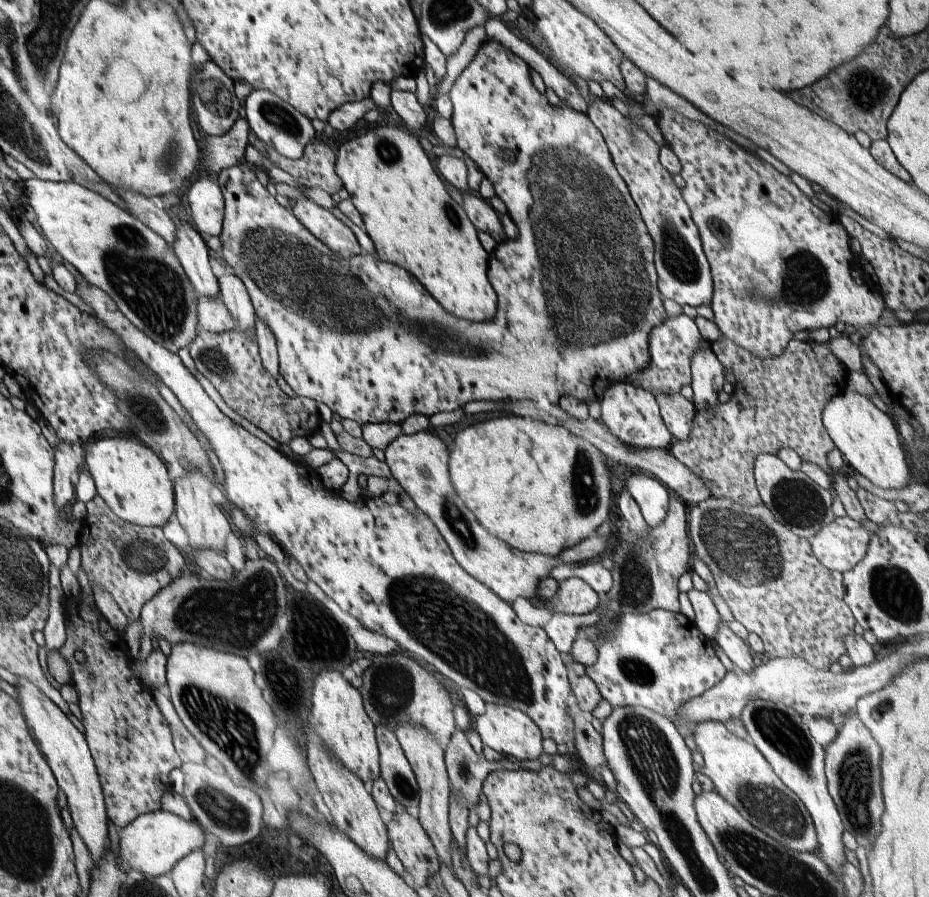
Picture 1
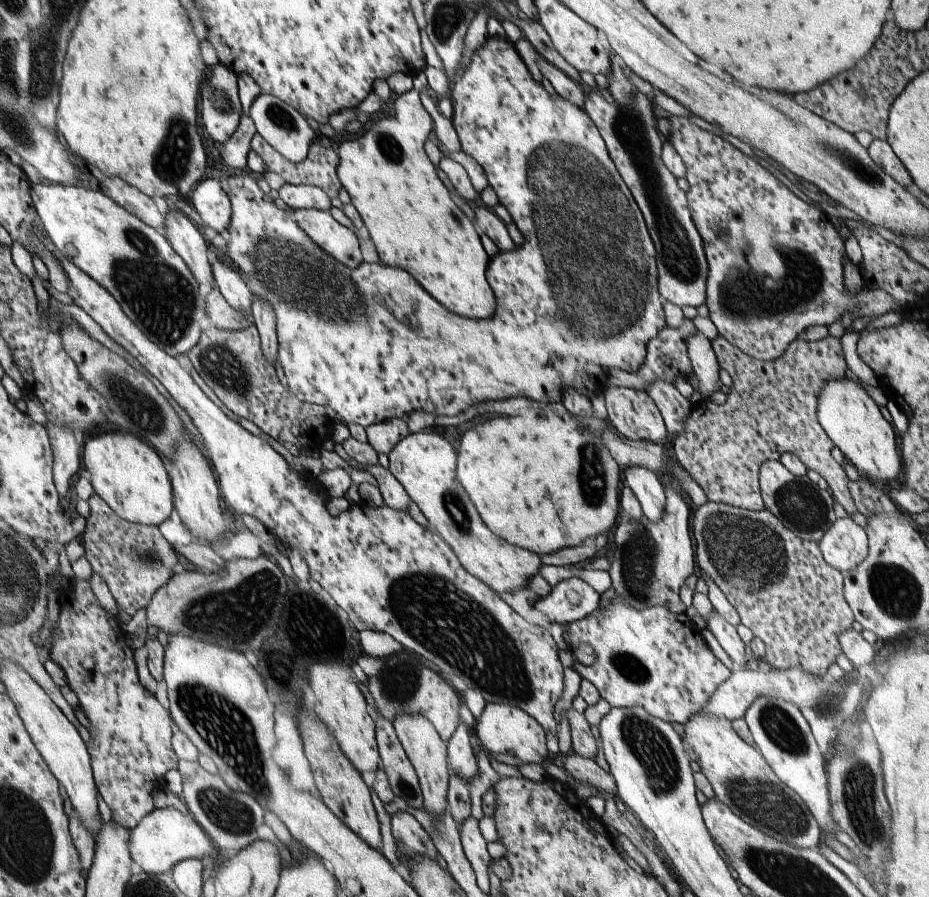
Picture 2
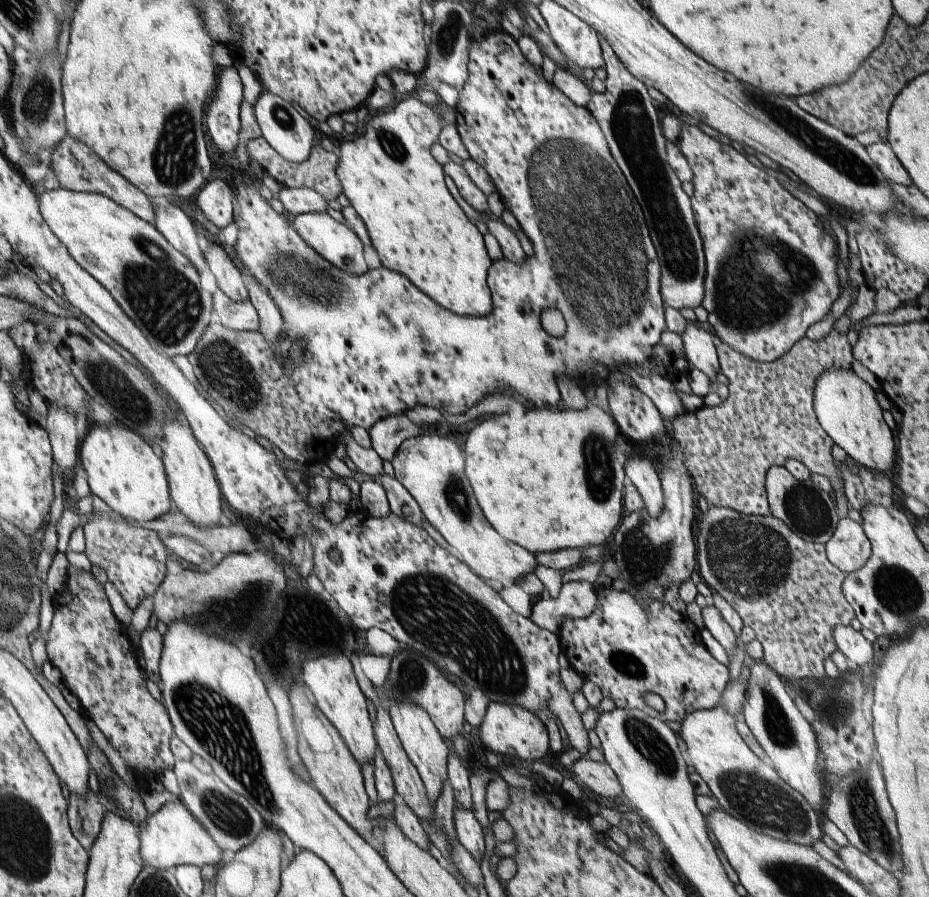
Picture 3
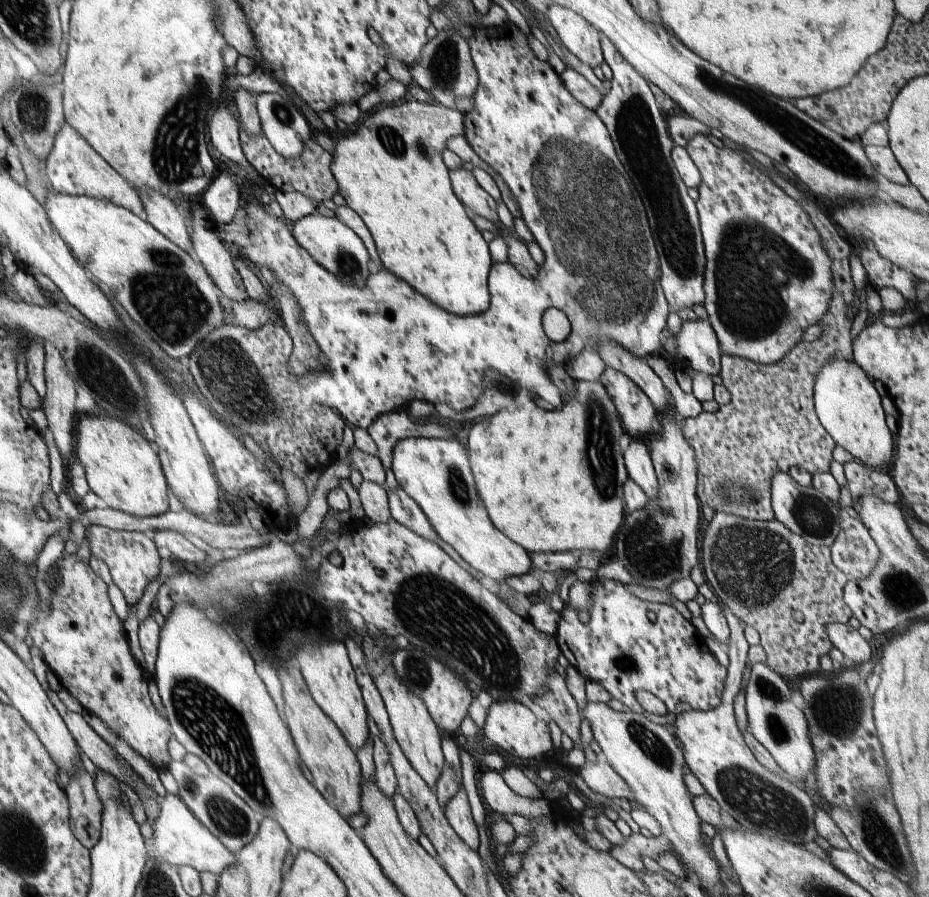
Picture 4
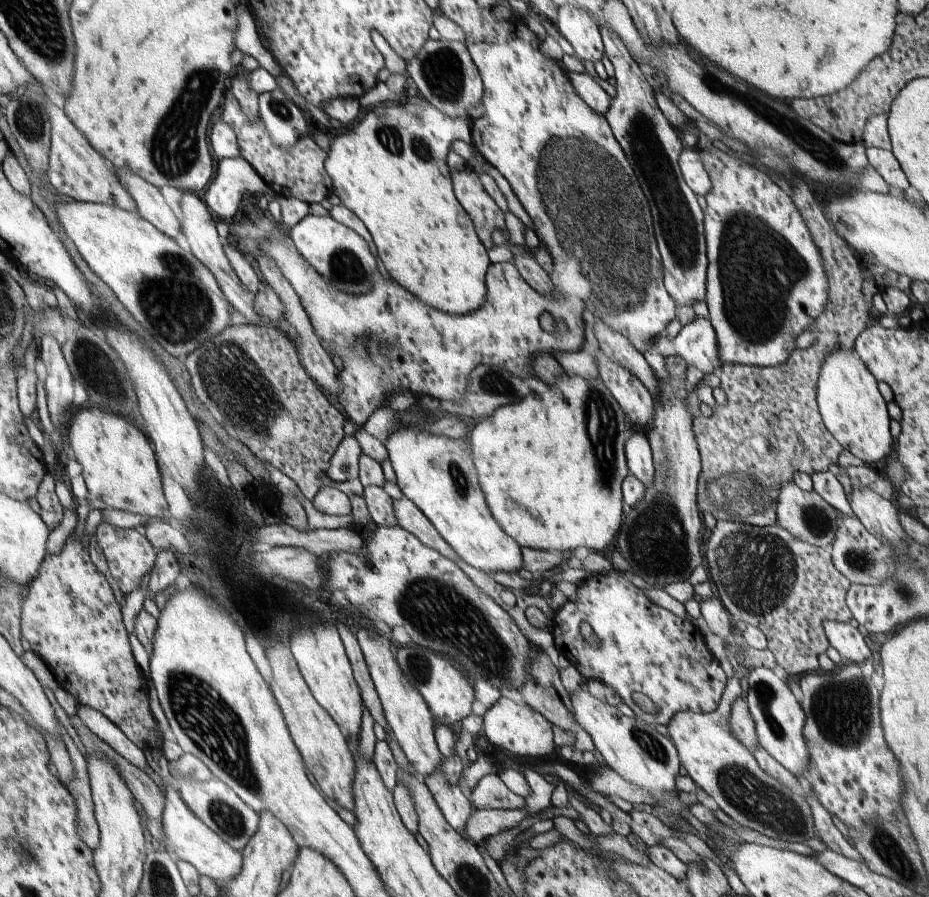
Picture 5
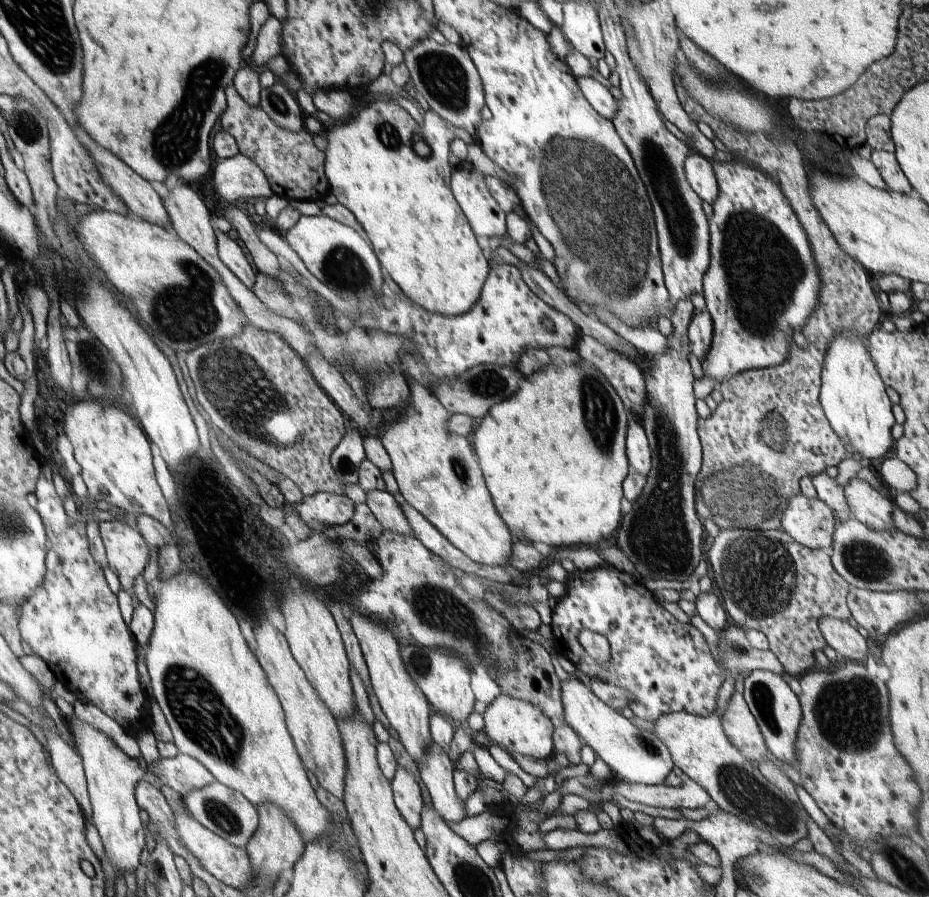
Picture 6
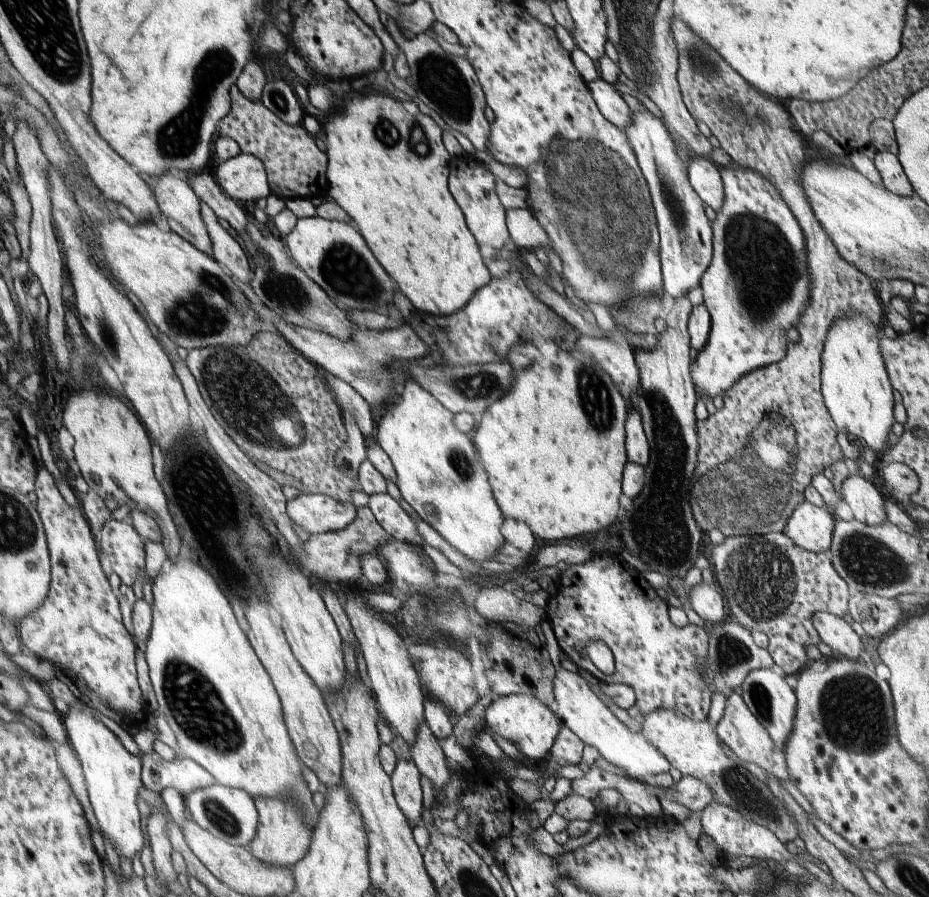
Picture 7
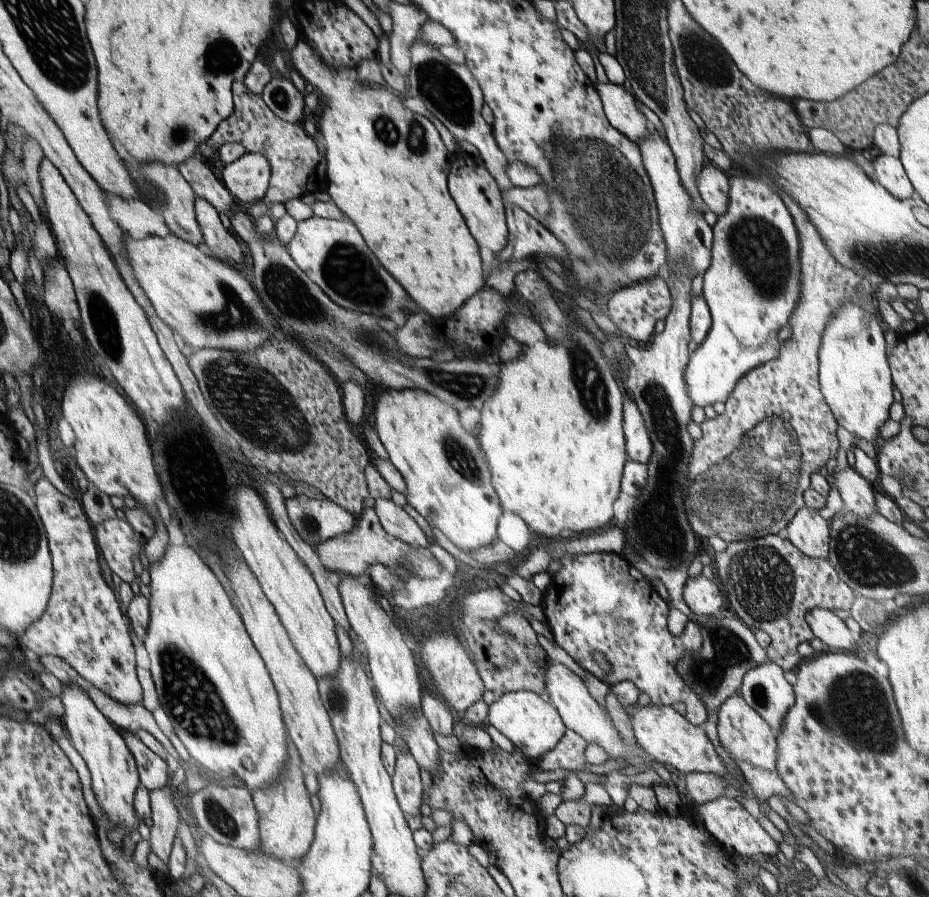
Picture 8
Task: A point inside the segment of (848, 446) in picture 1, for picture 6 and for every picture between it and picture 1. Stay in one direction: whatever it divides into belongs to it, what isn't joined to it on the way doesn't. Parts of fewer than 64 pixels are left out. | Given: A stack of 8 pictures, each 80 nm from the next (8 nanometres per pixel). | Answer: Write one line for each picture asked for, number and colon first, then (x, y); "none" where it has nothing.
2: (850, 417)
3: (846, 406)
4: (847, 404)
5: (853, 409)
6: (853, 395)

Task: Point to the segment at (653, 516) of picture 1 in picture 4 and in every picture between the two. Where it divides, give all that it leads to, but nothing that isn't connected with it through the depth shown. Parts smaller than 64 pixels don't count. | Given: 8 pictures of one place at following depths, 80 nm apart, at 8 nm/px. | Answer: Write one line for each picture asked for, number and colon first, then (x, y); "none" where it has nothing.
2: (649, 489)
3: (639, 469)
4: (637, 457)

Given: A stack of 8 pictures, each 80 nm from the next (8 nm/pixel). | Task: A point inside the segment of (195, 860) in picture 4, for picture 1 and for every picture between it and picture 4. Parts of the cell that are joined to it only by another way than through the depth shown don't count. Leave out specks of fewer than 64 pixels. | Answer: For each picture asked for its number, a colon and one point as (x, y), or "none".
1: (152, 844)
2: (161, 840)
3: (173, 837)

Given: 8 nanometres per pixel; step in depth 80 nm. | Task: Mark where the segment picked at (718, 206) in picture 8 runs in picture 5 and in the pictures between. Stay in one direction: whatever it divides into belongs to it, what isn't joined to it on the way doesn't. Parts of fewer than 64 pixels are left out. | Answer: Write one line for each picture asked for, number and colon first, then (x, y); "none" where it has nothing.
5: (694, 172)
6: (699, 171)
7: (704, 176)

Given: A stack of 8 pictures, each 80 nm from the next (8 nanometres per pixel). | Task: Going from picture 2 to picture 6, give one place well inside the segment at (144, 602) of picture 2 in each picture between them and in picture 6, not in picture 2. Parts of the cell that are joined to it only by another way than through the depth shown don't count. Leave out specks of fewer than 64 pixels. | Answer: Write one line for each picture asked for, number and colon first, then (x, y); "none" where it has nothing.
3: (133, 558)
4: (133, 559)
5: (130, 555)
6: (128, 552)

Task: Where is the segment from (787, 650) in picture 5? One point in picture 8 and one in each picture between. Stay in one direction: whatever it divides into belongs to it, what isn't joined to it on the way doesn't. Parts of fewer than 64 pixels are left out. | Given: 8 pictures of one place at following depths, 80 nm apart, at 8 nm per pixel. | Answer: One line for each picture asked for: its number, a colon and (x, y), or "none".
6: (754, 571)
7: (778, 594)
8: (771, 585)

